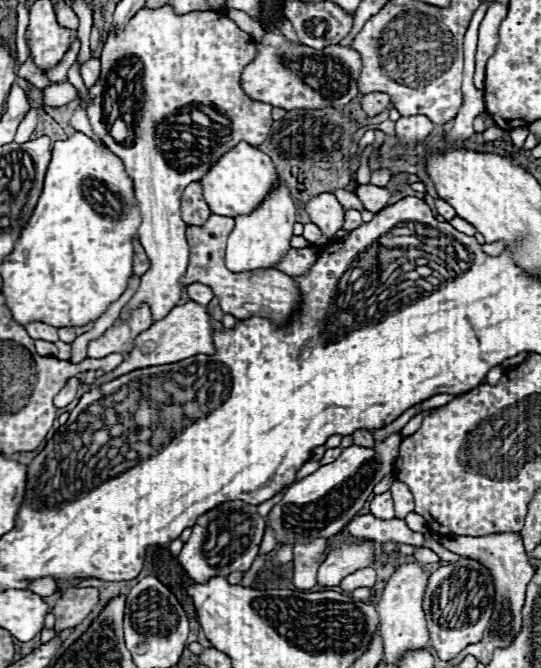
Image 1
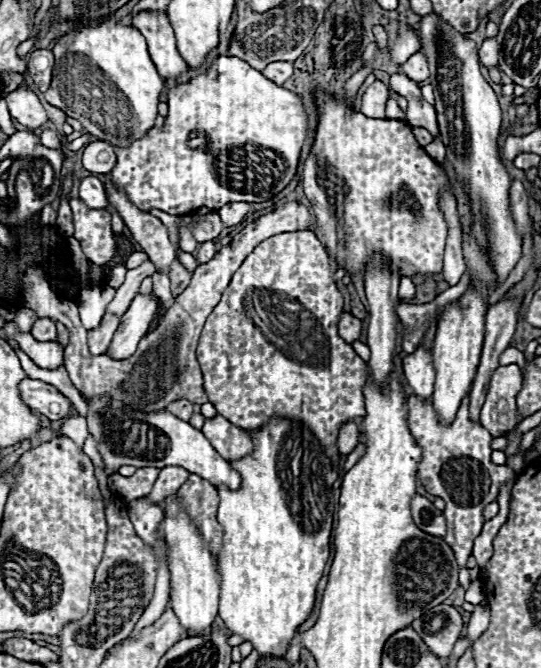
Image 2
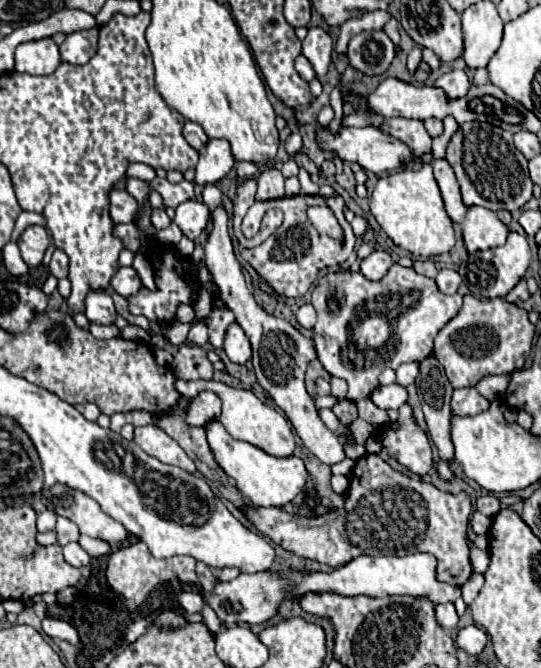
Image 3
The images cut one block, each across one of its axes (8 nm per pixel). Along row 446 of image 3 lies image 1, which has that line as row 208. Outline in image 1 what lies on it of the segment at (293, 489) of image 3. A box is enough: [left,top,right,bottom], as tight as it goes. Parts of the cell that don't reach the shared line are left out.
[200,142,278,218]

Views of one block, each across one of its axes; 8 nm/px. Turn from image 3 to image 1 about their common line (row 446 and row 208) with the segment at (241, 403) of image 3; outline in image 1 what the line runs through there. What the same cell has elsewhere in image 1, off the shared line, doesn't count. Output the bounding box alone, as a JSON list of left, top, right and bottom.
[226,180,296,272]

